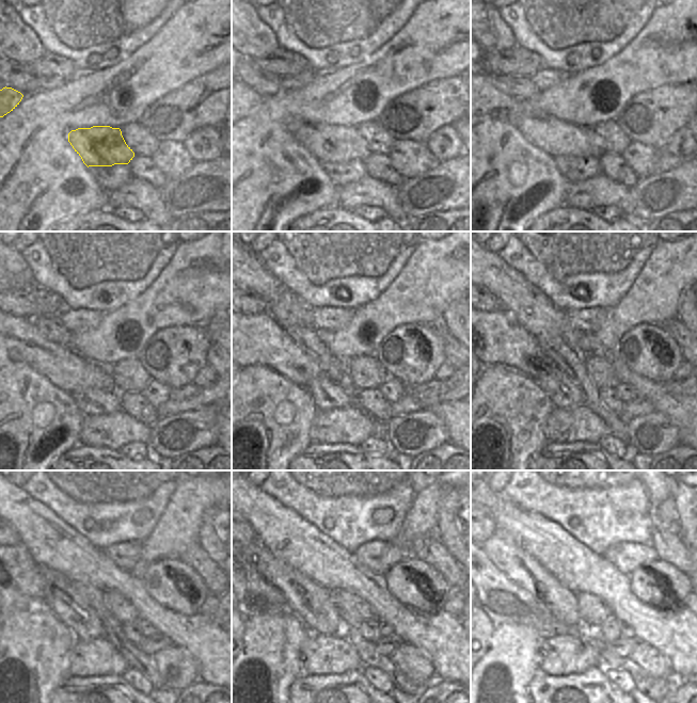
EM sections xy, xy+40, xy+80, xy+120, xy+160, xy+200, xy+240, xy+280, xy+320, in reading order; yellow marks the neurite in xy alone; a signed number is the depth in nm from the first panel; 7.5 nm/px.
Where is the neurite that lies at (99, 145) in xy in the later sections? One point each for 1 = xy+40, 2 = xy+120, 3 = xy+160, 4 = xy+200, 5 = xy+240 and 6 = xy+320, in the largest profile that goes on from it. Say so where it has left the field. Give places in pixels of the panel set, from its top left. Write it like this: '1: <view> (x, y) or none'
1: xy+40 (338, 144)
2: xy+120 (14, 338)
3: xy+160 (253, 338)
4: xy+200 (496, 339)
5: xy+240 (25, 590)
6: xy+320 (493, 594)

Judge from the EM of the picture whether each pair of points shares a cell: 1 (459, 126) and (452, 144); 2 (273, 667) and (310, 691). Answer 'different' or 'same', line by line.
1: different
2: different

